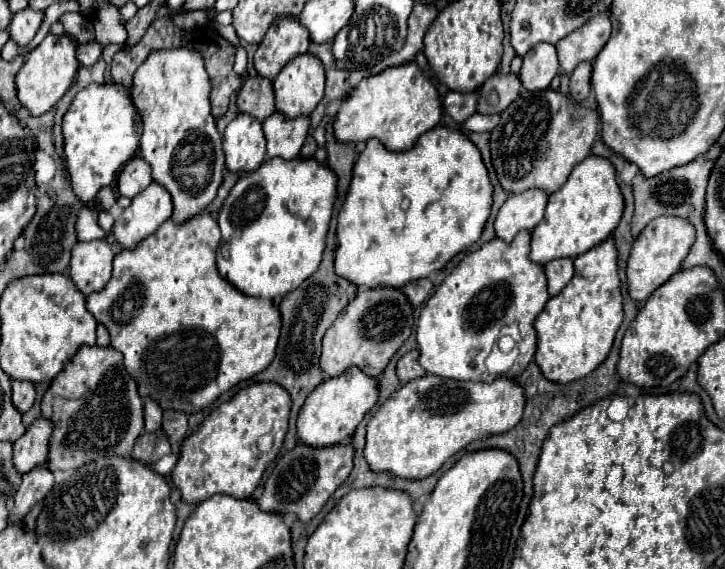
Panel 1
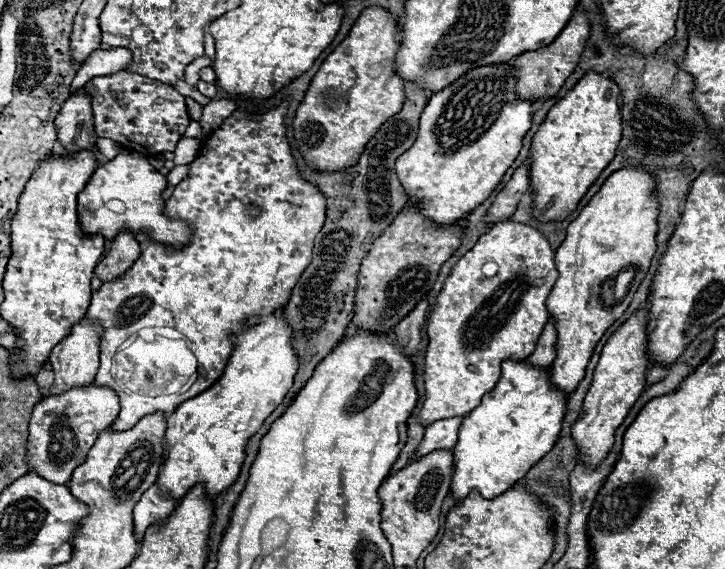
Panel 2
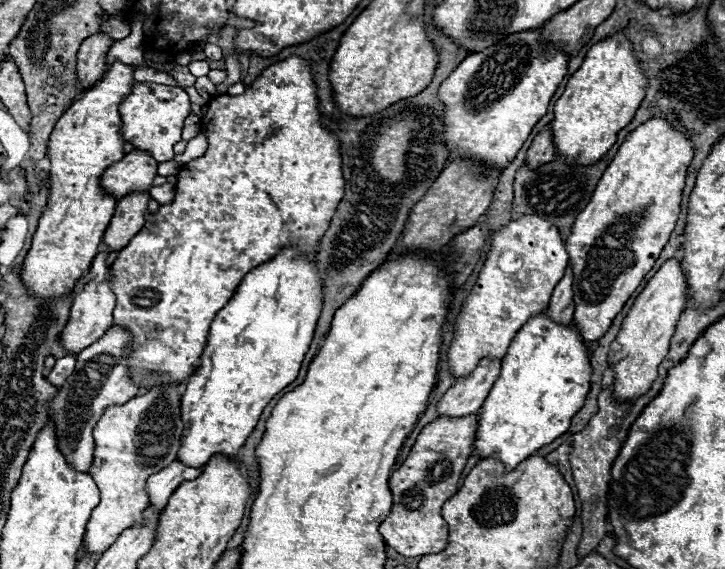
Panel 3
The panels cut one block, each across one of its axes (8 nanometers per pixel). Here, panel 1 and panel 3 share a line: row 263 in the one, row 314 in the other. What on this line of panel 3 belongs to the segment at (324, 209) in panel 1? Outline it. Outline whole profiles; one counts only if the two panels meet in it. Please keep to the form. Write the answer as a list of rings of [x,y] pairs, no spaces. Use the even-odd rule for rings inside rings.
[[[294,246],[282,248],[270,262],[264,262],[262,268],[258,266],[244,276],[230,302],[212,320],[208,344],[202,352],[202,364],[198,366],[198,372],[188,378],[188,386],[182,396],[184,434],[178,460],[186,466],[202,468],[214,454],[234,458],[258,424],[266,404],[282,388],[296,380],[304,354],[312,342],[316,320],[320,316],[320,304],[324,298],[320,270],[316,268],[316,262],[310,260],[314,256],[314,252],[302,256]]]

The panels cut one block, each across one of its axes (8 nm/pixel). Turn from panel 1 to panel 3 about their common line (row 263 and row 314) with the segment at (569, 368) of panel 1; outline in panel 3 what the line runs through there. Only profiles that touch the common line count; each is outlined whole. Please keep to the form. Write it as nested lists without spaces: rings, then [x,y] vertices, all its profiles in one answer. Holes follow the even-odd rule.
[[[654,116],[652,120],[644,122],[640,128],[626,136],[614,160],[602,174],[592,194],[592,200],[576,216],[572,234],[566,240],[566,250],[570,254],[570,264],[574,270],[574,322],[580,328],[588,346],[606,334],[616,314],[624,308],[632,292],[640,286],[642,278],[648,274],[662,248],[666,246],[680,216],[680,200],[686,182],[686,170],[692,158],[692,140],[688,140],[684,132],[680,132],[680,128],[676,128],[668,118]]]

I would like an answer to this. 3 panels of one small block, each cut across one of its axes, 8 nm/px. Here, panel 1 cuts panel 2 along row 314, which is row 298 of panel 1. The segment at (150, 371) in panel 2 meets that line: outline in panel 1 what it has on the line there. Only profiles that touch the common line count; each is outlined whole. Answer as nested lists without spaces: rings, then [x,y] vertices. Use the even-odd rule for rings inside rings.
[[[208,212],[184,224],[168,220],[136,250],[118,252],[108,286],[86,298],[86,308],[106,326],[112,336],[112,346],[122,352],[124,366],[136,380],[140,396],[156,400],[162,410],[180,410],[186,414],[204,410],[238,382],[262,372],[276,352],[280,336],[278,306],[268,298],[238,292],[218,274],[214,258],[218,240],[218,222]]]

